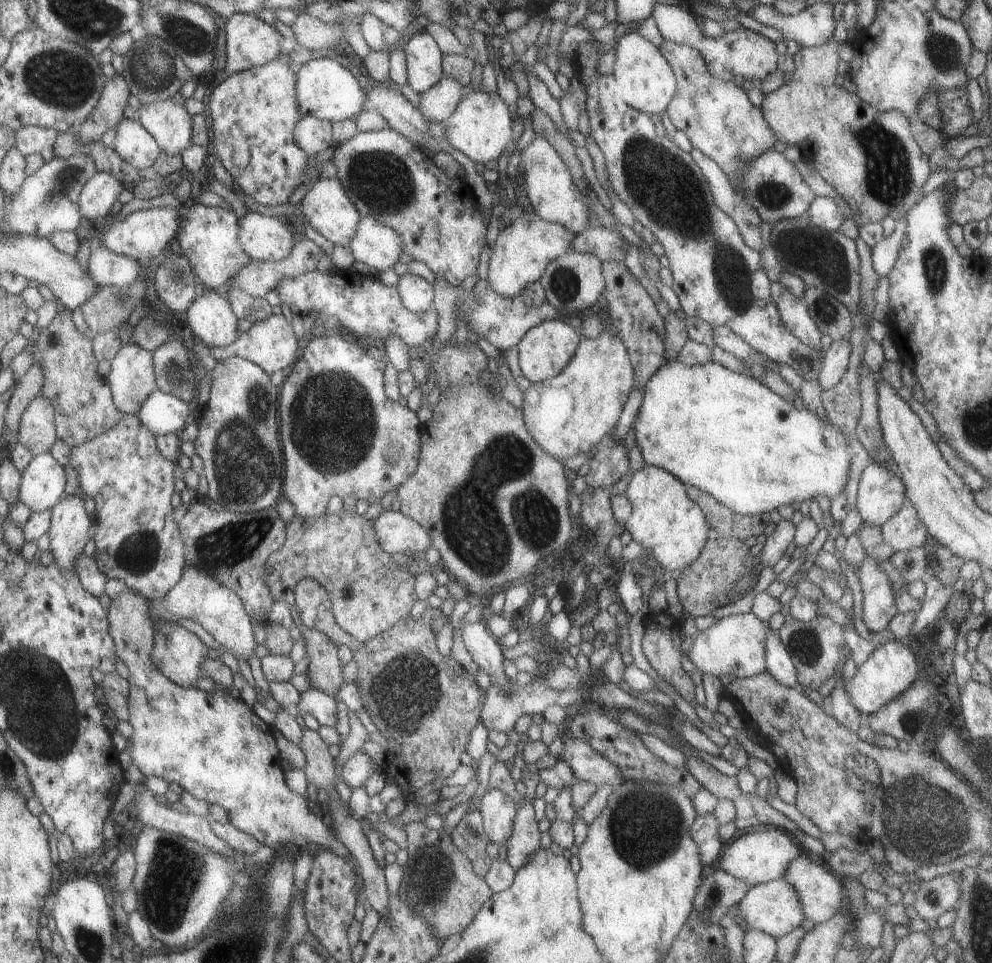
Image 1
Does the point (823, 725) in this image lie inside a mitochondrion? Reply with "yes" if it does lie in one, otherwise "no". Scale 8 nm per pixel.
no

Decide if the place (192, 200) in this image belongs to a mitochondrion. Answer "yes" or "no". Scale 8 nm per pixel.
no

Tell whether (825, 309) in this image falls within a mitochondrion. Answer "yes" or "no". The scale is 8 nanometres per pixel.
yes

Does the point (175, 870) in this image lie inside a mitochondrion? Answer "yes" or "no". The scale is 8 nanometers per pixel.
yes

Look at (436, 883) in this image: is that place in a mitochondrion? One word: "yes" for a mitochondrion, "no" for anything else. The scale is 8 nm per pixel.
yes

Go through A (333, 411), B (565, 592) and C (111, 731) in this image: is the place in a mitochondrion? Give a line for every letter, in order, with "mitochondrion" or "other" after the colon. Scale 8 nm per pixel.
A: mitochondrion
B: other
C: other

